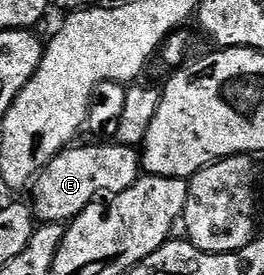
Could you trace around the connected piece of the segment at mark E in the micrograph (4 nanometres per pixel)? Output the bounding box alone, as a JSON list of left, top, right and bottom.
[32,142,140,224]

